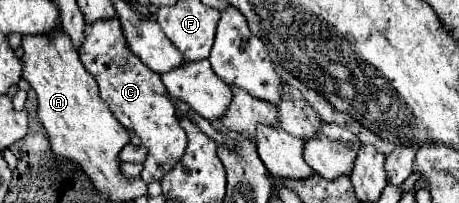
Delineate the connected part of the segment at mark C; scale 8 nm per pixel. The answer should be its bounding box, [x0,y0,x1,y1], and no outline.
[80,18,188,184]

